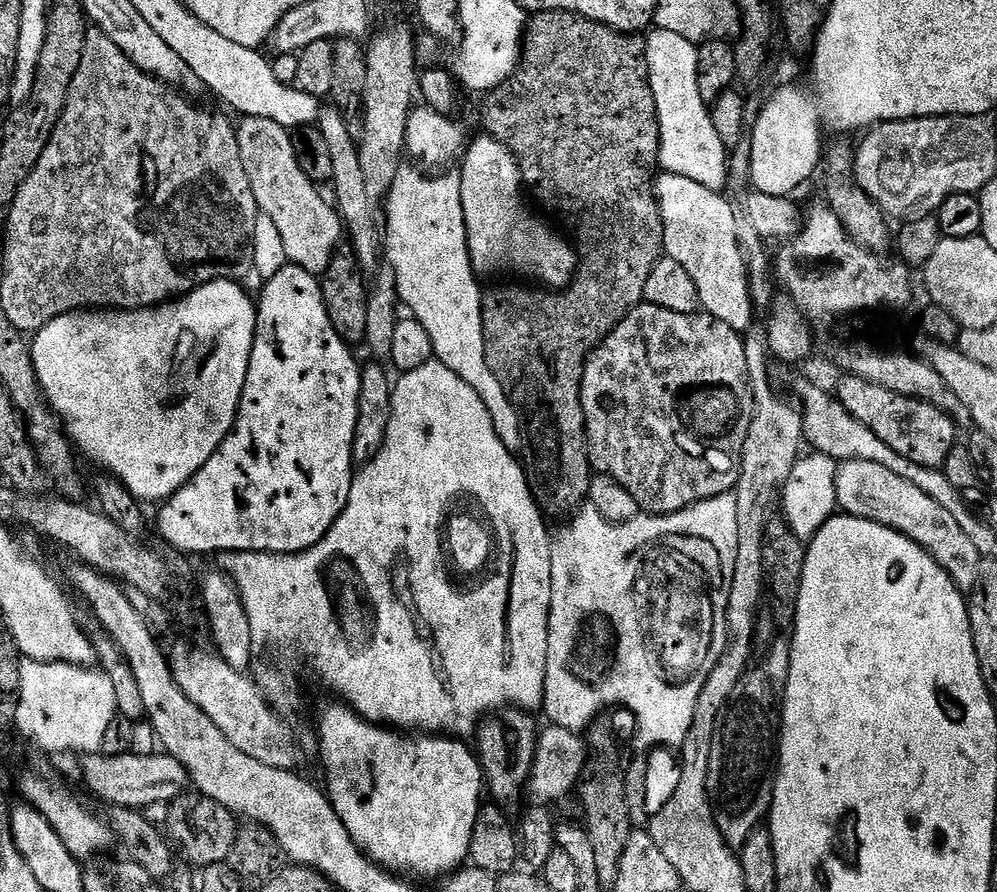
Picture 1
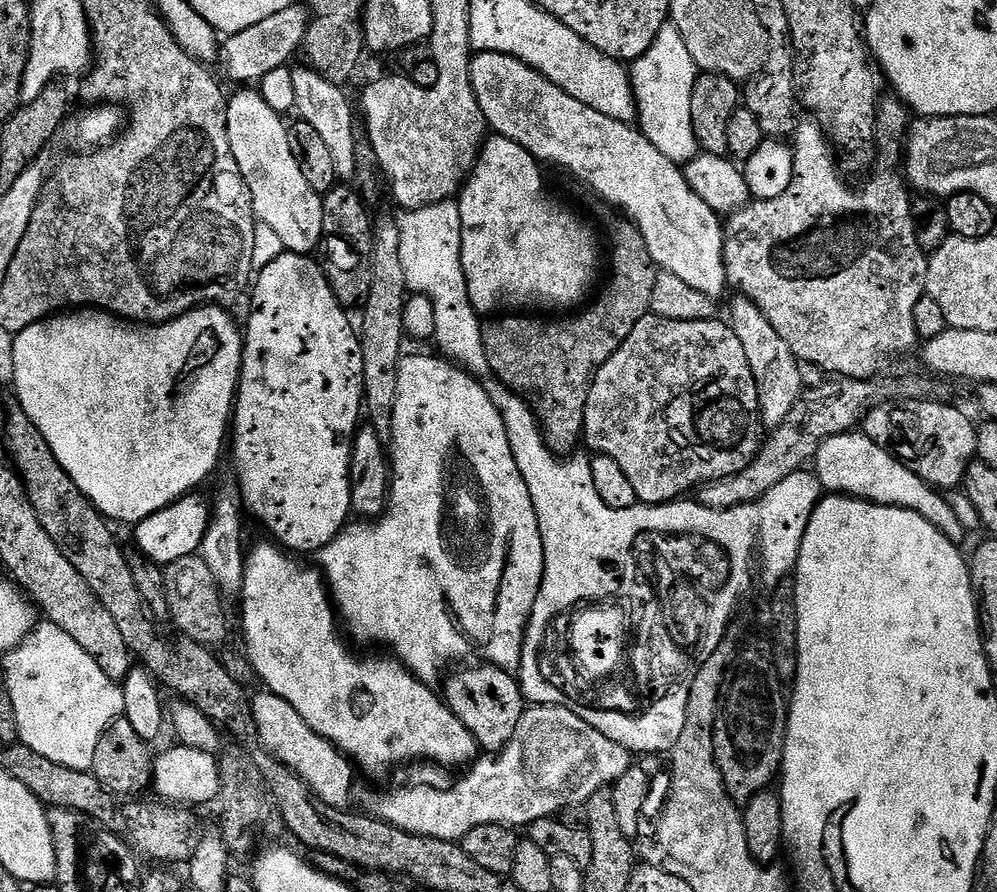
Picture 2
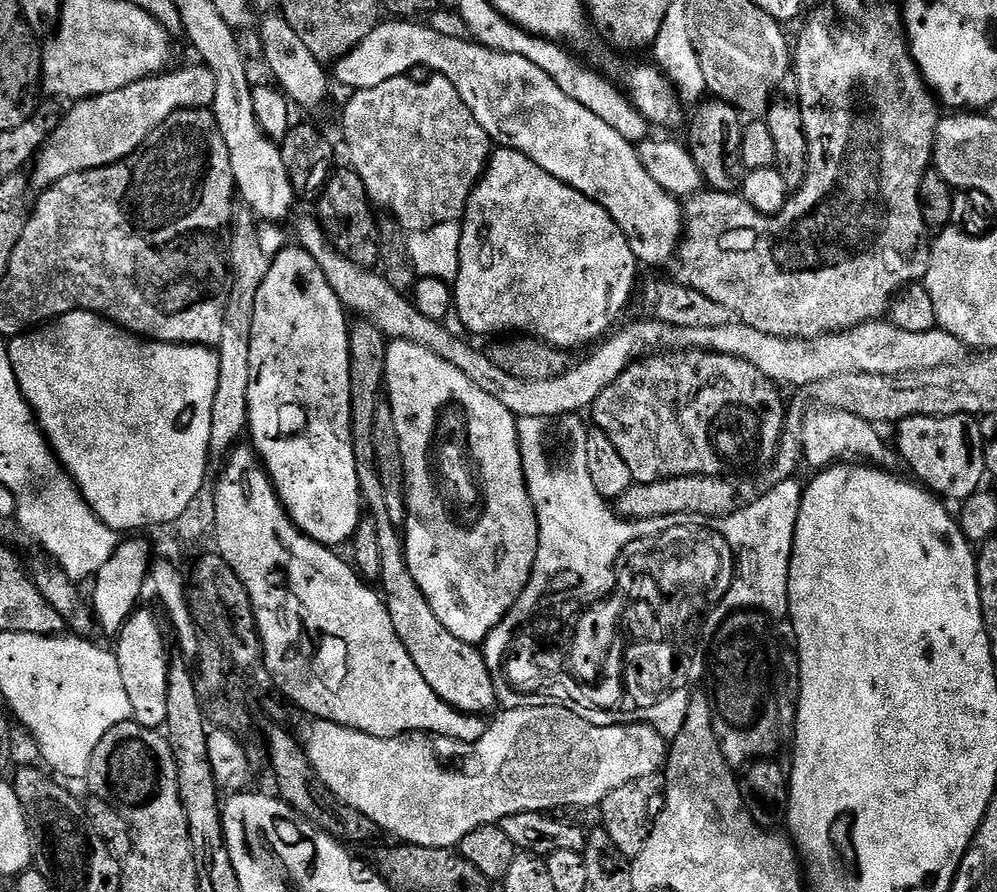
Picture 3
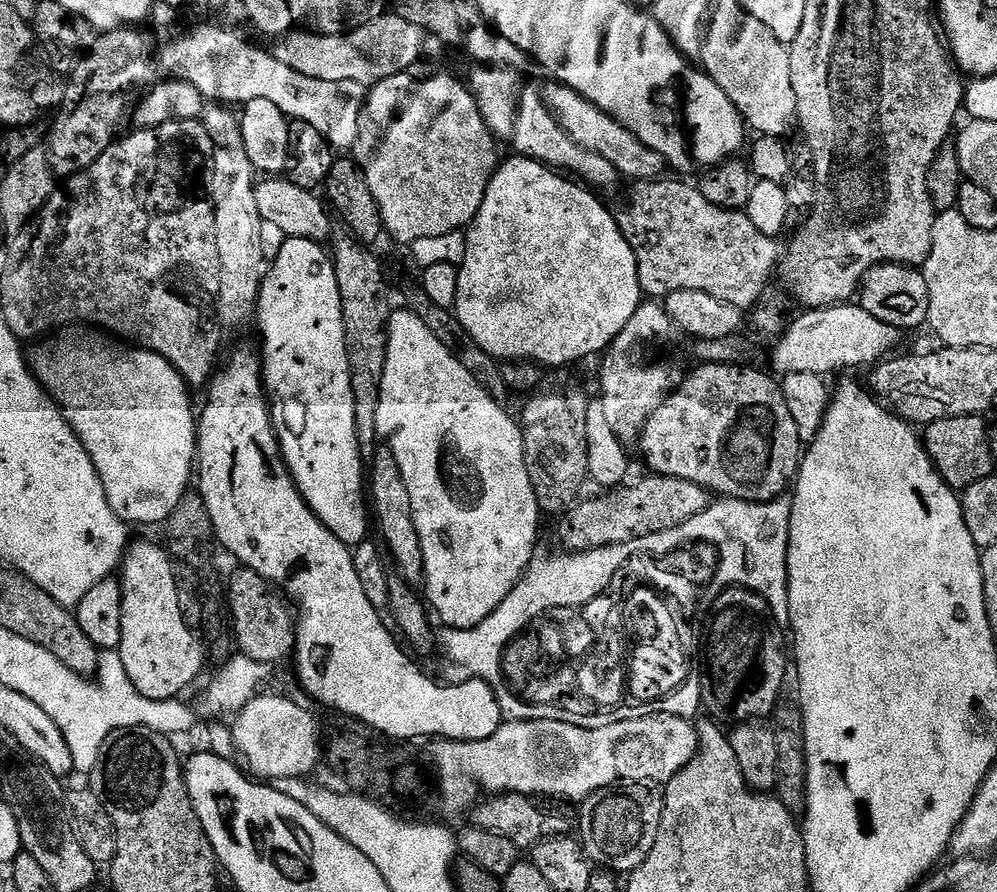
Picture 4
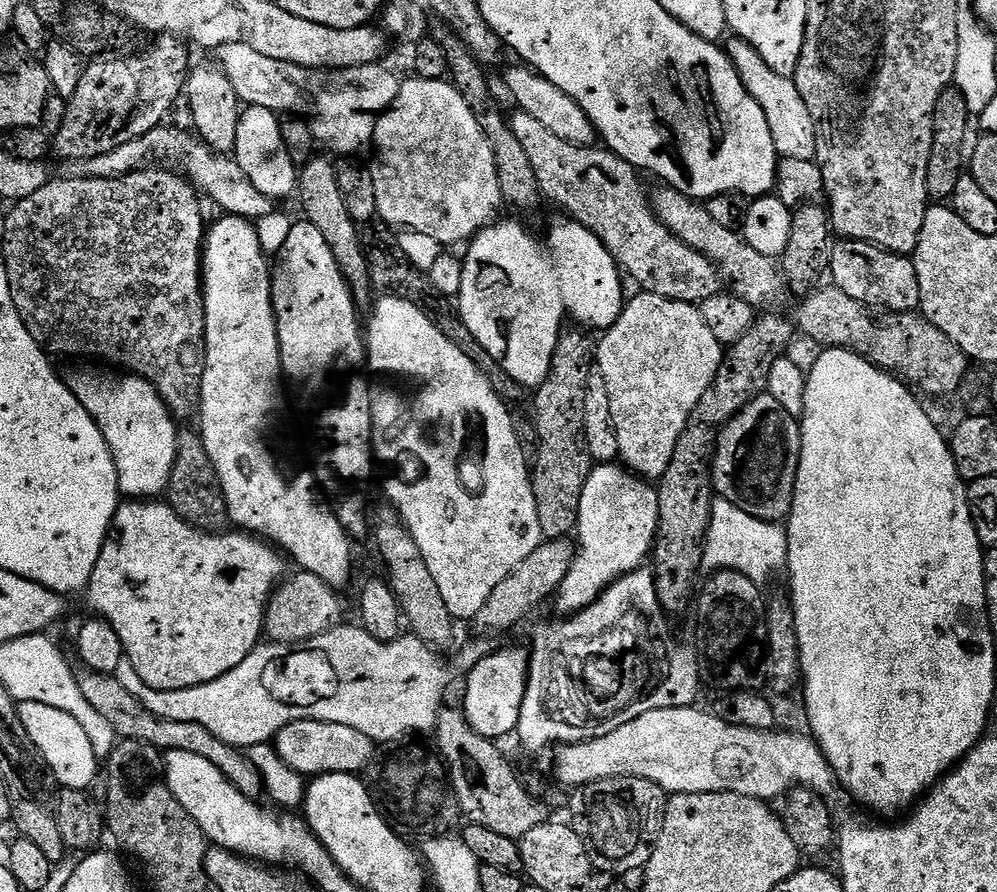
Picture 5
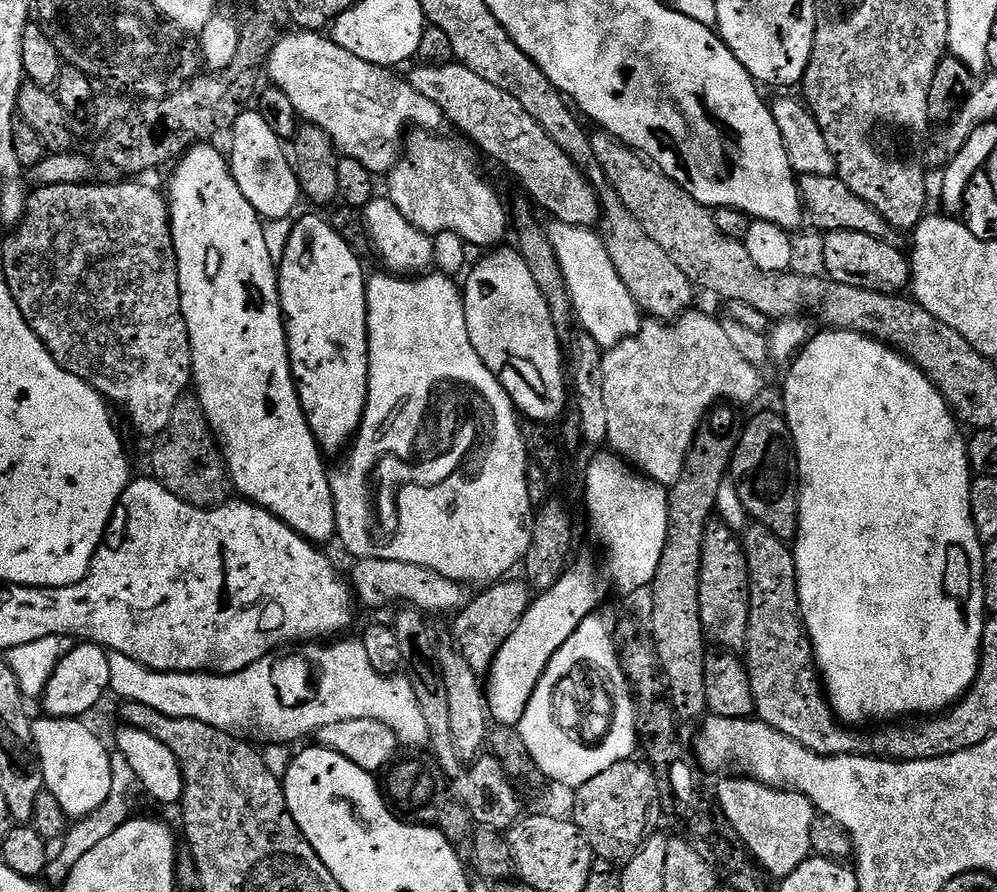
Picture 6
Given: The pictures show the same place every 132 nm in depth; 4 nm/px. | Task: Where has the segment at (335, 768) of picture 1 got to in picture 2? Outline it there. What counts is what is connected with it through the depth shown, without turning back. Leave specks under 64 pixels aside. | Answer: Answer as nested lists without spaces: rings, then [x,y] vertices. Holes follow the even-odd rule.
[[[275,542],[267,543],[256,544],[253,548],[251,545],[244,562],[244,587],[242,589],[242,597],[244,596],[244,644],[248,647],[248,660],[252,663],[252,668],[256,671],[257,678],[264,683],[261,685],[267,691],[273,692],[278,698],[290,702],[290,706],[294,706],[294,710],[298,710],[298,715],[301,716],[302,722],[306,722],[306,726],[310,726],[310,730],[322,734],[322,738],[326,738],[332,745],[340,749],[361,773],[369,772],[370,775],[376,776],[379,772],[386,771],[388,764],[405,763],[404,765],[407,765],[409,762],[431,762],[449,770],[456,770],[459,764],[464,764],[463,766],[471,765],[478,756],[474,734],[470,734],[470,730],[466,730],[466,726],[462,726],[462,722],[458,722],[458,718],[449,710],[443,699],[437,693],[435,696],[432,693],[433,689],[429,685],[423,684],[418,677],[413,676],[399,660],[391,655],[388,655],[389,657],[355,656],[348,649],[349,641],[347,639],[344,641],[340,637],[342,628],[338,623],[338,612],[330,599],[328,586],[323,575],[315,567],[312,569],[307,568],[304,564],[299,564],[296,561],[299,559],[295,555],[289,554],[279,544]]]

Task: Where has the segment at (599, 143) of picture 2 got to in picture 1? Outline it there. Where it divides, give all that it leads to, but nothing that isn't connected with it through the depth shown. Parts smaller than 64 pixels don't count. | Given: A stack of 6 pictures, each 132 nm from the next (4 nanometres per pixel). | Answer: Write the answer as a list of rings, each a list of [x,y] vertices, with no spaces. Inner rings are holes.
[[[664,172],[657,175],[654,180],[656,200],[660,203],[660,217],[664,223],[664,251],[674,262],[678,262],[694,278],[694,286],[698,286],[700,306],[705,312],[709,312],[714,318],[726,322],[736,332],[747,333],[747,328],[752,324],[752,310],[754,303],[748,290],[747,268],[743,264],[739,254],[739,242],[736,237],[738,219],[732,208],[728,205],[727,195],[706,190],[698,182],[691,178],[682,178],[678,174]]]

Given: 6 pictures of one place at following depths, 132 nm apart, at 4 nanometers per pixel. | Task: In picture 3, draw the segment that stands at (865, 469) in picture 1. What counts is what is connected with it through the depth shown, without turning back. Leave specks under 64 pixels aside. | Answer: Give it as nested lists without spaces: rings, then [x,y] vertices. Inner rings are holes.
[[[823,406],[809,411],[804,417],[802,426],[802,446],[804,447],[803,463],[812,467],[812,470],[831,468],[832,465],[855,458],[860,462],[875,462],[885,469],[895,469],[898,464],[898,456],[891,447],[884,445],[884,440],[879,436],[877,425],[868,420],[858,418],[849,412],[843,412],[837,408],[825,408]]]

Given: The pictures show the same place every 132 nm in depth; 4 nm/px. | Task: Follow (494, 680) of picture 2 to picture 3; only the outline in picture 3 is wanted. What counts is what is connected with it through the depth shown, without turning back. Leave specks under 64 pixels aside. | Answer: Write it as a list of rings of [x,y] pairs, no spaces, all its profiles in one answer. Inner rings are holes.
[[[361,319],[359,323],[348,334],[352,445],[362,500],[367,511],[368,508],[372,511],[370,519],[377,526],[382,559],[379,583],[390,622],[394,622],[398,638],[402,638],[410,658],[414,658],[414,666],[418,666],[418,674],[426,678],[430,690],[434,690],[434,694],[438,694],[438,698],[442,698],[451,708],[471,716],[483,717],[488,714],[484,712],[495,713],[498,708],[496,687],[484,661],[484,653],[477,645],[462,642],[462,638],[454,638],[454,634],[450,634],[450,630],[438,622],[438,614],[434,614],[426,594],[422,594],[418,582],[414,582],[414,574],[410,574],[401,529],[390,518],[390,510],[386,510],[386,494],[382,490],[382,478],[378,478],[378,454],[374,448],[374,418],[378,415],[378,406],[386,392],[384,375],[390,340],[368,319]]]

